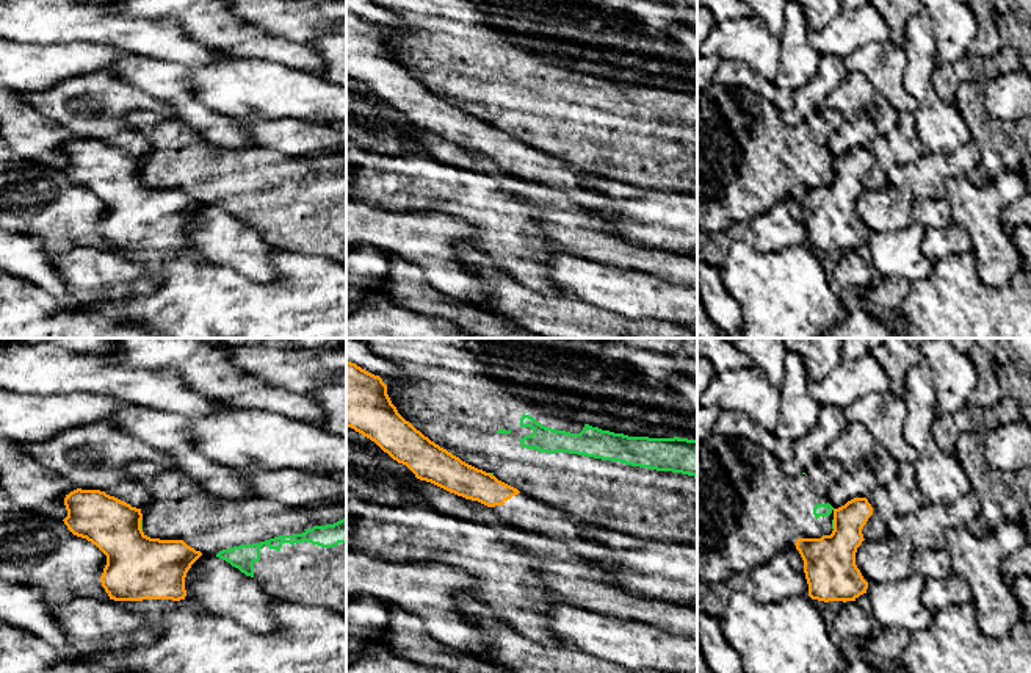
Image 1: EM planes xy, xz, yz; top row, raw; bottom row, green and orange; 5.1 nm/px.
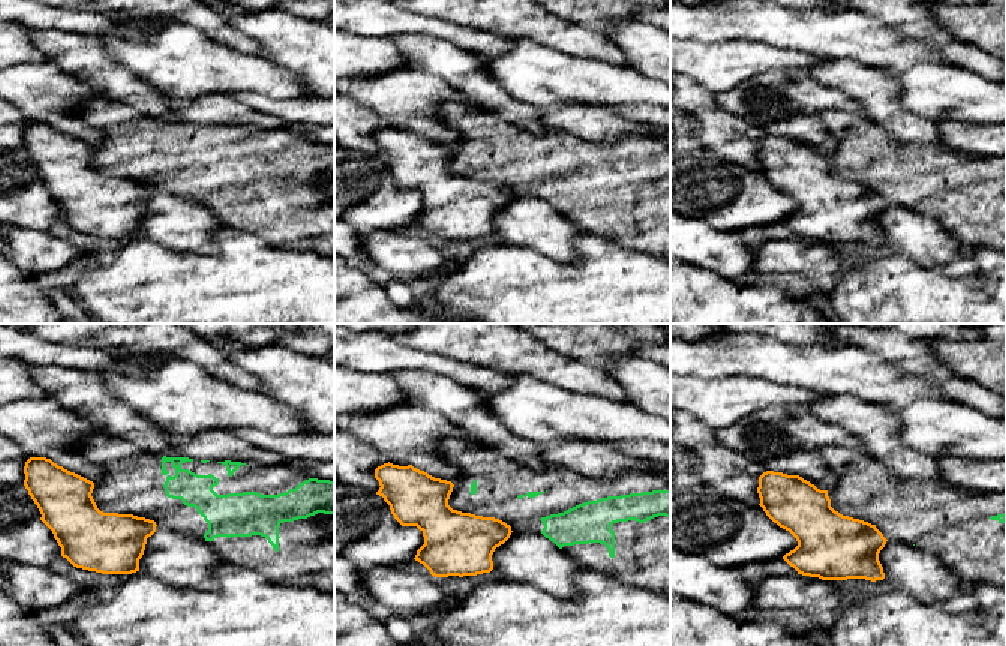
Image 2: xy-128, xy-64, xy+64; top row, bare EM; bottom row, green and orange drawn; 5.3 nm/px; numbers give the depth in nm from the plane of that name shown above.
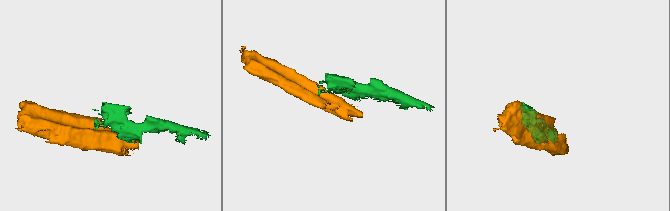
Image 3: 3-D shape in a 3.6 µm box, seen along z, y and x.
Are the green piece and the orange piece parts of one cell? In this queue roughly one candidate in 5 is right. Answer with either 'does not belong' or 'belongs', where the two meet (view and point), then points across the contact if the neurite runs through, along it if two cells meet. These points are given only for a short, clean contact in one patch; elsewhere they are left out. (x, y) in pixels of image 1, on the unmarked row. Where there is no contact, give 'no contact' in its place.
does not belong; contact xy (141, 174); border xy (141, 168), (141, 179)

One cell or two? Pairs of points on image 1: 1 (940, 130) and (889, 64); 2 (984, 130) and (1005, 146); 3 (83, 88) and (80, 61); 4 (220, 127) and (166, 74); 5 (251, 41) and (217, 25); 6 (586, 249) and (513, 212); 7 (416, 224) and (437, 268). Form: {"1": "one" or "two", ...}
{"1": "two", "2": "one", "3": "two", "4": "one", "5": "one", "6": "two", "7": "one"}

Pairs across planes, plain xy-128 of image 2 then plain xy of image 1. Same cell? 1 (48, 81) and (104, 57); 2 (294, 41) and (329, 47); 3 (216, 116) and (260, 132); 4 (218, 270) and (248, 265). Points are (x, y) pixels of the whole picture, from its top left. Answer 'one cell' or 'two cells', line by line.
1: two cells
2: one cell
3: one cell
4: two cells

